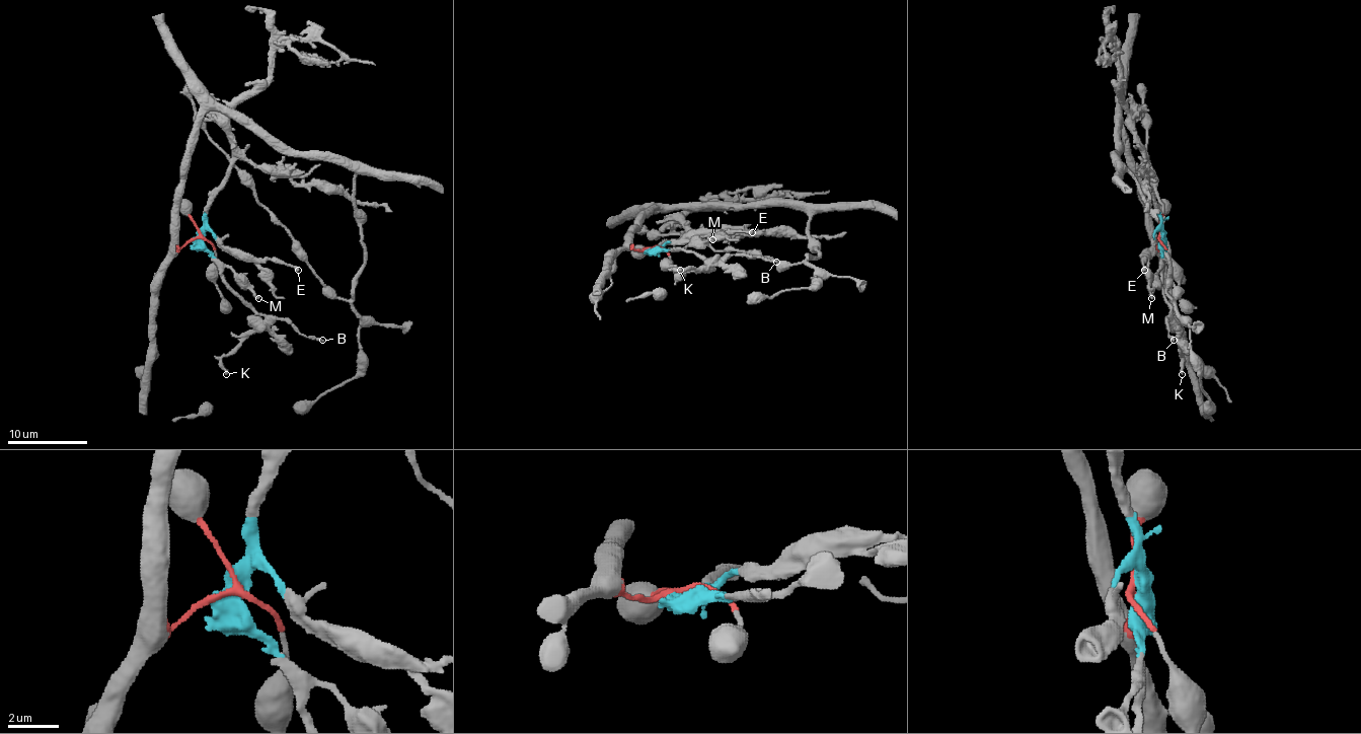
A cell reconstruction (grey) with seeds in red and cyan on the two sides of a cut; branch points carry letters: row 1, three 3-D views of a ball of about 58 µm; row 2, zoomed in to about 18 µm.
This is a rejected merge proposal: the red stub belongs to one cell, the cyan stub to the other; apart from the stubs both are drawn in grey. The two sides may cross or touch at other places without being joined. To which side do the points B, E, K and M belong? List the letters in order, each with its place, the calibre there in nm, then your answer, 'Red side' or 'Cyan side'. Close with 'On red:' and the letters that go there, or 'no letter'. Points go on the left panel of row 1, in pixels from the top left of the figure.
B: Place: (322, 340). Thickness 200 nm. Cyan side
E: Place: (298, 270). Thickness 300 nm. Cyan side
K: Place: (226, 374). Thickness 220 nm. Cyan side
M: Place: (258, 298). Thickness 240 nm. Cyan side
On red: no letter

